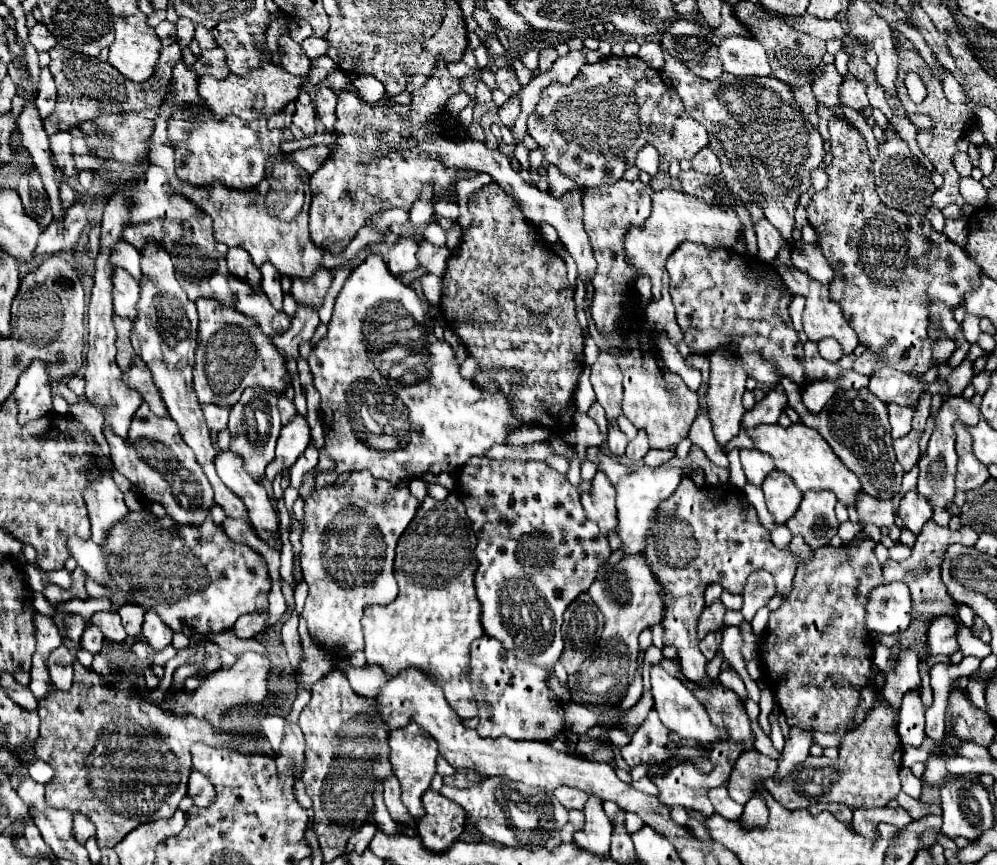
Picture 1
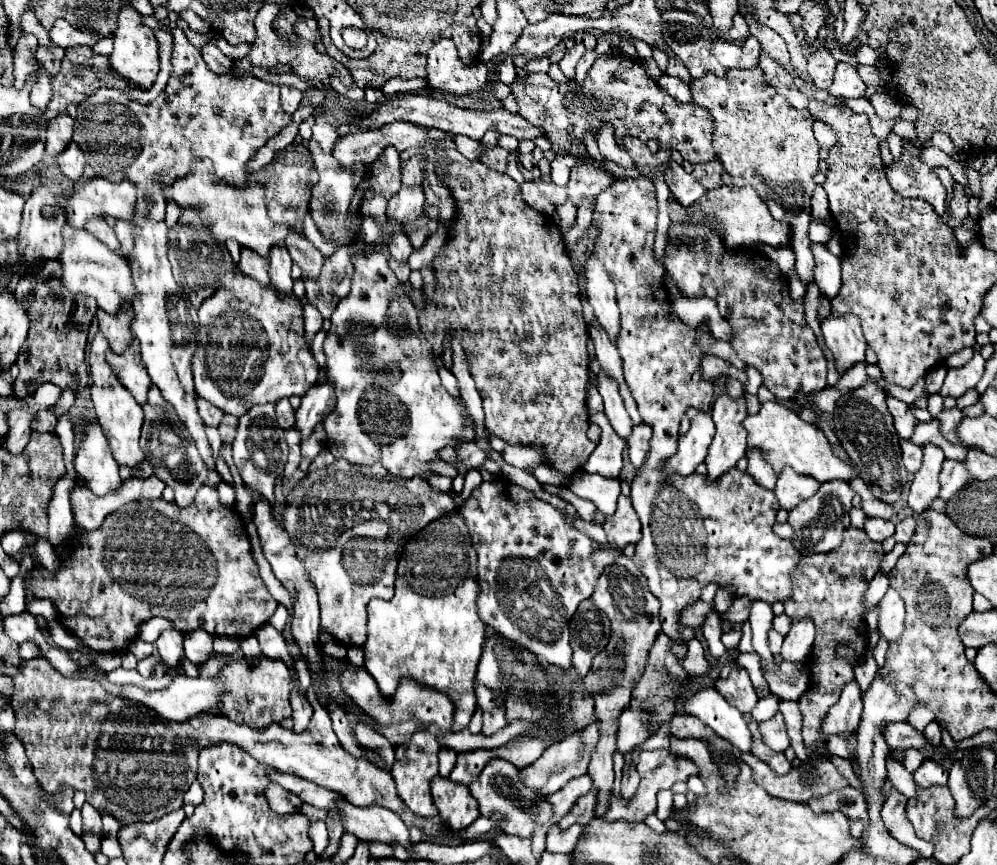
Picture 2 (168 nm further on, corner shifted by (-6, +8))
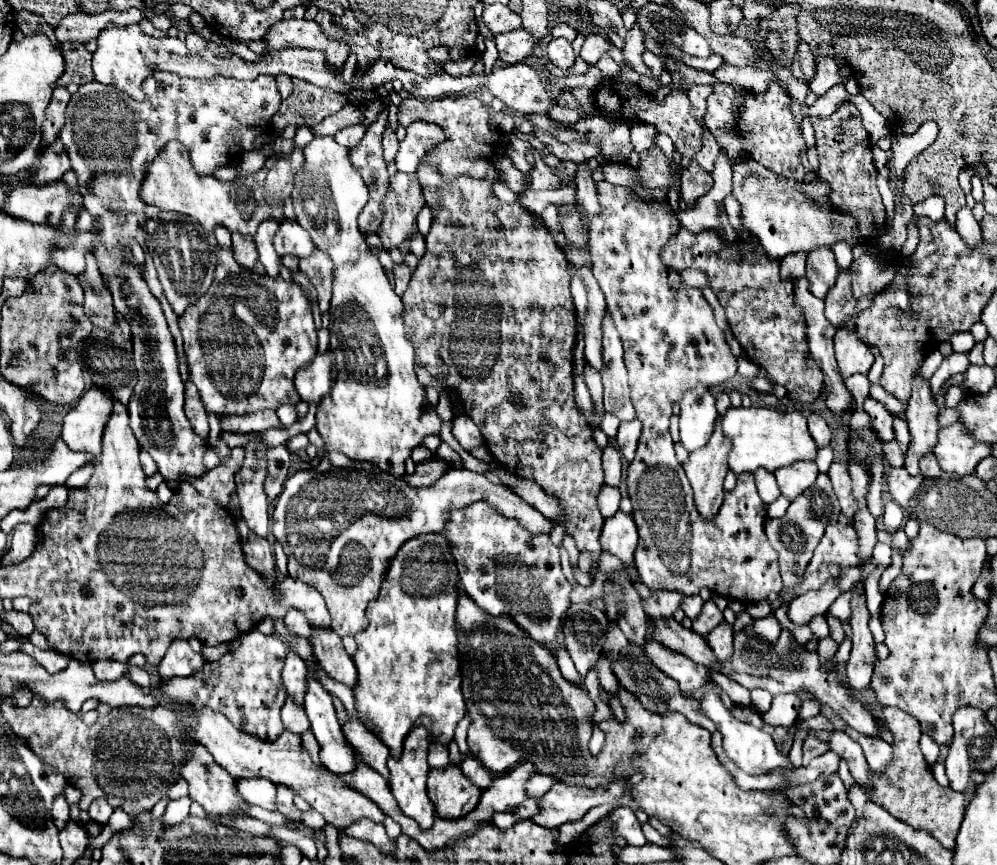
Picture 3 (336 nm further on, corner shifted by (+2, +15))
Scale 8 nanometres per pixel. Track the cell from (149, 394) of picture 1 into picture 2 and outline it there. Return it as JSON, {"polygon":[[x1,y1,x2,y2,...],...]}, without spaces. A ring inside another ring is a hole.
{"polygon":[[136,339,122,355,114,355,114,369,116,369,116,375,120,375,120,381,124,381,124,385,132,391,134,399,140,405,144,405,152,379,148,371,144,371,144,365,140,361,140,347]]}

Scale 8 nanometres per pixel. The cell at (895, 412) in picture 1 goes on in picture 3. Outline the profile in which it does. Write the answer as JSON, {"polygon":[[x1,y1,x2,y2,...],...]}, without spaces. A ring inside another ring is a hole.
{"polygon":[[866,398,864,402,864,412,870,416,870,426,876,432,880,442,890,442,894,440,894,430,892,430,892,416,888,408,872,398]]}

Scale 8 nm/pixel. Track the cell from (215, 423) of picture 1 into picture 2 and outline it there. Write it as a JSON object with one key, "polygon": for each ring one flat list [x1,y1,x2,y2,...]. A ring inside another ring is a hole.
{"polygon":[[198,399,198,413,200,413,200,417,204,419,206,425,218,425,220,419,224,417,224,411,218,409,218,407,214,407,206,399]]}

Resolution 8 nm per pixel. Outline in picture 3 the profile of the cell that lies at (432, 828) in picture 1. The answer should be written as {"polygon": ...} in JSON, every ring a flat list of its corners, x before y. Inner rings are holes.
{"polygon":[[448,764,440,770,430,770,428,796,442,818,462,818,476,808,482,790,472,784,458,766]]}

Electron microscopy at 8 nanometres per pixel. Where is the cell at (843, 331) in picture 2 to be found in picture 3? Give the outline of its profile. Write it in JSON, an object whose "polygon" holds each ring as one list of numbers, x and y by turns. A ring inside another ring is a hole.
{"polygon":[[838,328,834,344,836,344,836,360,840,366,842,378,870,372,874,364,874,356,866,346,866,342,862,342,856,334,848,334,846,330]]}

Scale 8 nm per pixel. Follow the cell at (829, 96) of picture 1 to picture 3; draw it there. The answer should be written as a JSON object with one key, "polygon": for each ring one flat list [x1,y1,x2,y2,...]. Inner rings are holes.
{"polygon":[[798,40,798,60,800,60,800,66,802,66,802,72,806,78,812,78,814,72,816,72,816,56,810,52,808,44,804,40]]}

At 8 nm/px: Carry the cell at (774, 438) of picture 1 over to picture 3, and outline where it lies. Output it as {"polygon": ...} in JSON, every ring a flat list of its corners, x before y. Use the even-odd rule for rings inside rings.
{"polygon":[[750,406,750,408,730,408,722,418,722,432,730,438,732,450,728,456,728,470,736,476,742,472,754,472,760,466,768,472,776,472,782,466,788,466,798,460,814,460,816,444,808,432,806,416,800,412,778,414,776,408,768,406]]}

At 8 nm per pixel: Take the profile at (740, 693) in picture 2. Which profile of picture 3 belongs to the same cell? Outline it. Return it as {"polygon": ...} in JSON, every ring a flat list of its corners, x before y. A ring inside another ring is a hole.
{"polygon":[[728,622,718,624,706,638,720,660,728,660,732,656,732,626]]}

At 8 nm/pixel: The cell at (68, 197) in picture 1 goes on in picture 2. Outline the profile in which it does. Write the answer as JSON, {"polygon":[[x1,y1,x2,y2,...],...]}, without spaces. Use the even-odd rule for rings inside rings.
{"polygon":[[68,221,62,227,62,235,64,235,64,249,58,259,62,261,64,267,64,275,62,275,64,285,72,293,94,297,98,301,98,307,106,313,118,313,124,305,132,305,136,287,128,259,110,251,102,241,92,237,88,231,74,229]]}

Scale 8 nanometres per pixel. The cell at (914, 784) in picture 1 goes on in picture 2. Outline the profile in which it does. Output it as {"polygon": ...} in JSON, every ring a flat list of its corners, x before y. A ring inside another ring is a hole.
{"polygon":[[926,759,916,771,914,771,914,779,918,787,932,787,932,785,946,785,948,773,934,763,932,759]]}

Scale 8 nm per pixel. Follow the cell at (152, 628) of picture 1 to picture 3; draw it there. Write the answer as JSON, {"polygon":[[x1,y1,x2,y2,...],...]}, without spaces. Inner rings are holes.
{"polygon":[[174,640,158,666,158,674,162,676,162,680,170,680,176,676,194,676,202,672,202,666,202,656,192,652,186,640]]}

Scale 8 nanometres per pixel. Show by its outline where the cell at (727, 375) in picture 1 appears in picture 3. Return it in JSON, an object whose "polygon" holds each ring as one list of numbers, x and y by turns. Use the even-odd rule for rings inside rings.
{"polygon":[[720,416,716,420,716,430,714,434,710,436,708,444,696,452,690,452,688,460,684,462,684,470,686,470,686,476,692,484,692,490,694,490,694,506,698,510,698,514,704,518,704,520,712,520,716,516,716,512,720,510,722,506,722,500,724,500,724,490,722,490,722,482,724,482,724,476,726,476,726,464,724,460,728,460,728,438,720,432]]}

